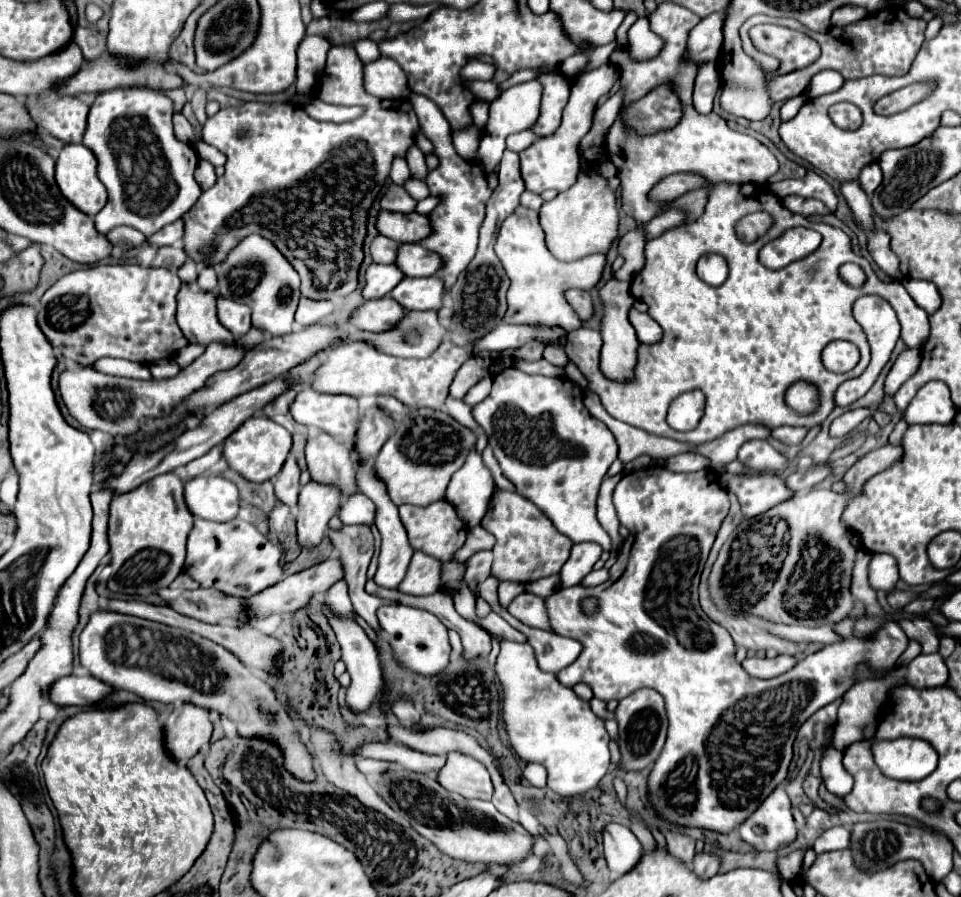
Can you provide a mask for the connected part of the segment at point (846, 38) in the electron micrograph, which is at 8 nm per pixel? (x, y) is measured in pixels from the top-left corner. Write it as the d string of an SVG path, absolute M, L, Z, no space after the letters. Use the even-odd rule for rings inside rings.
M889 6L877 14L871 14L869 18L865 20L859 20L855 24L849 24L845 28L837 28L837 36L835 36L835 28L831 28L829 32L825 34L817 34L805 26L801 26L797 20L791 20L791 18L771 18L771 16L763 16L763 14L757 14L757 16L751 16L743 26L741 26L741 40L743 40L743 48L745 52L755 58L765 70L773 70L773 56L769 54L763 54L759 52L751 38L749 38L749 28L753 28L755 24L779 24L779 26L787 26L787 28L795 28L795 30L801 30L805 32L807 36L811 36L813 40L819 42L821 46L821 56L817 62L813 62L811 66L807 68L801 68L801 70L795 70L787 76L781 76L781 78L775 78L771 82L771 96L773 96L773 102L779 102L779 100L789 100L797 94L801 94L807 86L809 86L809 80L821 72L821 70L837 70L843 74L845 80L857 80L857 78L865 78L865 76L873 76L873 74L885 74L885 76L899 76L899 74L907 74L909 68L911 68L911 62L915 60L923 40L925 40L925 28L927 24L921 20L921 18L911 18L901 6Z

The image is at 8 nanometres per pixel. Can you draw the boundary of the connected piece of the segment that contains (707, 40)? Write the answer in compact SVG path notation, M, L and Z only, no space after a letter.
M715 12L713 16L703 18L691 32L689 44L685 50L685 58L693 60L695 66L705 62L715 62L721 50L721 24L725 20L725 12Z

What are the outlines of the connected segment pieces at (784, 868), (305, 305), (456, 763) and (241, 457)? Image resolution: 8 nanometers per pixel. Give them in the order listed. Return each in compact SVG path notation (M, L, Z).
M801 848L801 850L795 850L795 852L791 852L791 854L785 854L785 856L779 856L779 858L777 858L777 870L779 870L779 874L781 874L785 880L795 880L795 878L799 876L805 850L807 850L807 848Z
M301 298L297 314L295 314L295 322L301 326L309 326L315 322L321 322L325 316L329 316L333 312L335 304L329 300L309 300L309 298Z
M449 752L443 768L435 772L435 780L449 792L457 792L465 798L491 800L493 784L487 768L469 754Z
M255 416L253 420L247 420L241 430L233 432L233 436L229 436L229 440L225 440L223 454L225 454L231 470L239 472L243 478L247 478L251 482L265 482L281 470L281 466L291 450L291 444L293 444L291 434L283 426L275 424L273 420L269 420L265 416Z

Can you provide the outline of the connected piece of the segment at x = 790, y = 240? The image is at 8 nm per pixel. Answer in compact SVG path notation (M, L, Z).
M791 228L781 238L771 240L759 250L759 262L769 270L785 268L787 264L805 258L821 242L821 236L807 228Z

